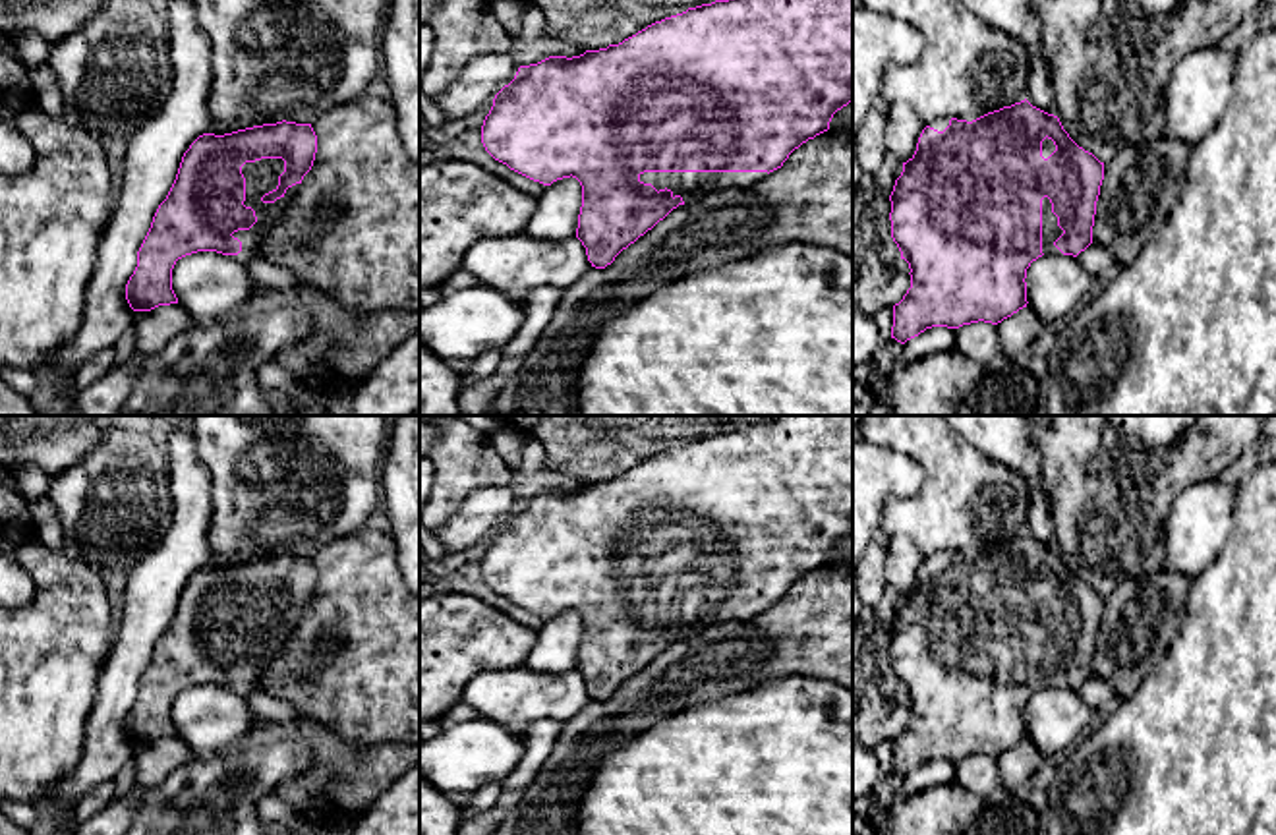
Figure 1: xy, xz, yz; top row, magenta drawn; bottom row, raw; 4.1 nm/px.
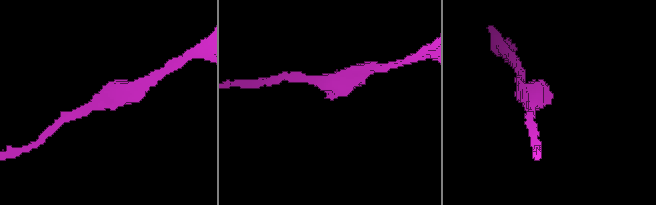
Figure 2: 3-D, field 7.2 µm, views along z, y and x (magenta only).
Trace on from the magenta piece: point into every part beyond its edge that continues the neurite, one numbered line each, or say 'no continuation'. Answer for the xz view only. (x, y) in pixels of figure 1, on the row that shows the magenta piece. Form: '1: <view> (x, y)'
1: xz (691, 186)

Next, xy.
1: xy (261, 176)

